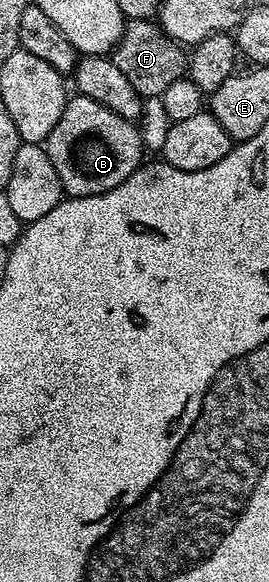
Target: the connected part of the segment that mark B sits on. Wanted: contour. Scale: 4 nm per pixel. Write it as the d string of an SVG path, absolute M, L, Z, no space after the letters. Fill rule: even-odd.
M81 95L67 100L64 115L60 115L60 123L52 127L44 148L48 159L52 159L52 167L56 167L56 175L60 175L66 197L91 197L112 191L112 187L120 187L144 161L139 126L116 115L116 111L108 111L108 107L96 103L96 99Z

